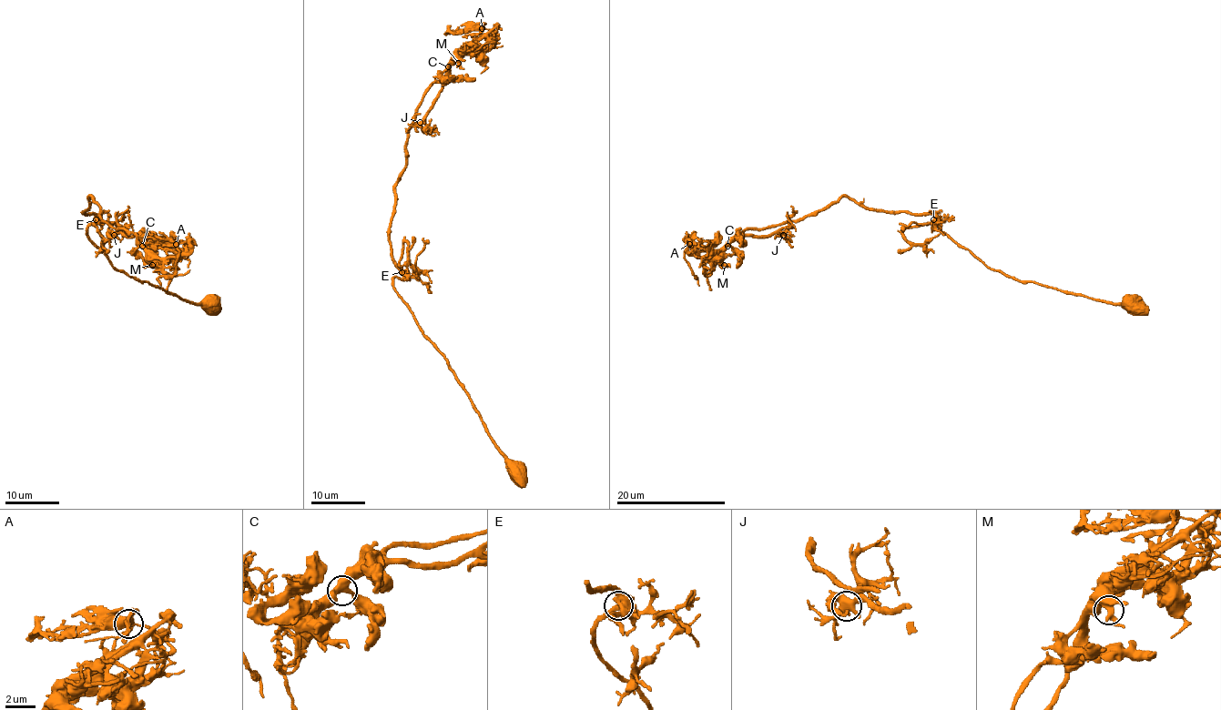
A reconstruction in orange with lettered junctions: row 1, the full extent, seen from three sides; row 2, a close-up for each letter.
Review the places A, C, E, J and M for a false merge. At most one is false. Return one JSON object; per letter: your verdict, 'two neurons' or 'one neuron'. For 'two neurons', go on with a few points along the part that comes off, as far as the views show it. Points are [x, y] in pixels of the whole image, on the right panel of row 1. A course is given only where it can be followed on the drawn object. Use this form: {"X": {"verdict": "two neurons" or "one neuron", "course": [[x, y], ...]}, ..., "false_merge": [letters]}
{"A": {"verdict": "two neurons", "course": [[689, 244], [684, 252], [684, 259], [699, 285]]}, "C": {"verdict": "one neuron"}, "E": {"verdict": "one neuron"}, "J": {"verdict": "one neuron"}, "M": {"verdict": "one neuron"}, "false_merge": ["A"]}

